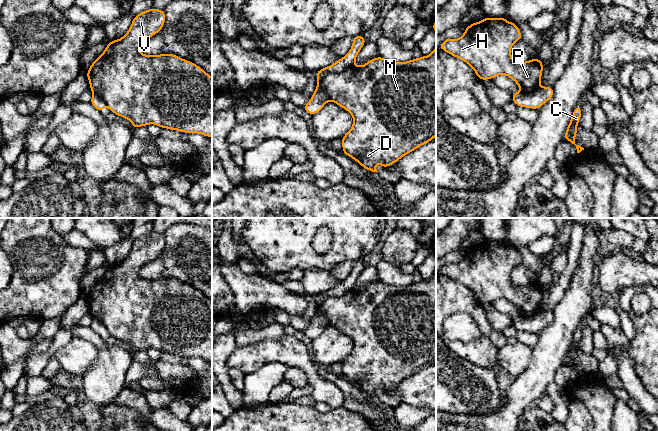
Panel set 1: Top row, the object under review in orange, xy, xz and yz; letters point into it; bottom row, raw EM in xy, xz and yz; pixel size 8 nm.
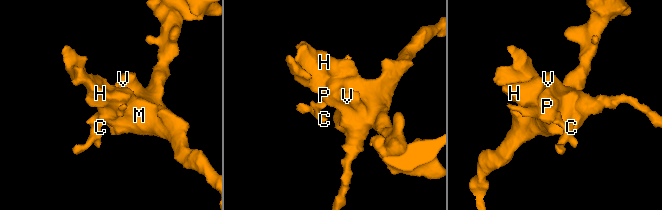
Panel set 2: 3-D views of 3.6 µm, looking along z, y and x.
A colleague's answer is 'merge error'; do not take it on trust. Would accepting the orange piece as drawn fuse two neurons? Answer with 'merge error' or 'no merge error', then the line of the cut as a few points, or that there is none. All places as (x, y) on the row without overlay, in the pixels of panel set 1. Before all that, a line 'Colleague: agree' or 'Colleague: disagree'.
Colleague: disagree
no merge error | no cut

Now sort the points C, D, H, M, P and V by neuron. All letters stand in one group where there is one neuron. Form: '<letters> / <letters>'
C D H M P V

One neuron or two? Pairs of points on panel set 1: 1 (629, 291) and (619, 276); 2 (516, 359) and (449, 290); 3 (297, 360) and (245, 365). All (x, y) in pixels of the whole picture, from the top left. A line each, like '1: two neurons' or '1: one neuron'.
1: two neurons
2: two neurons
3: one neuron

